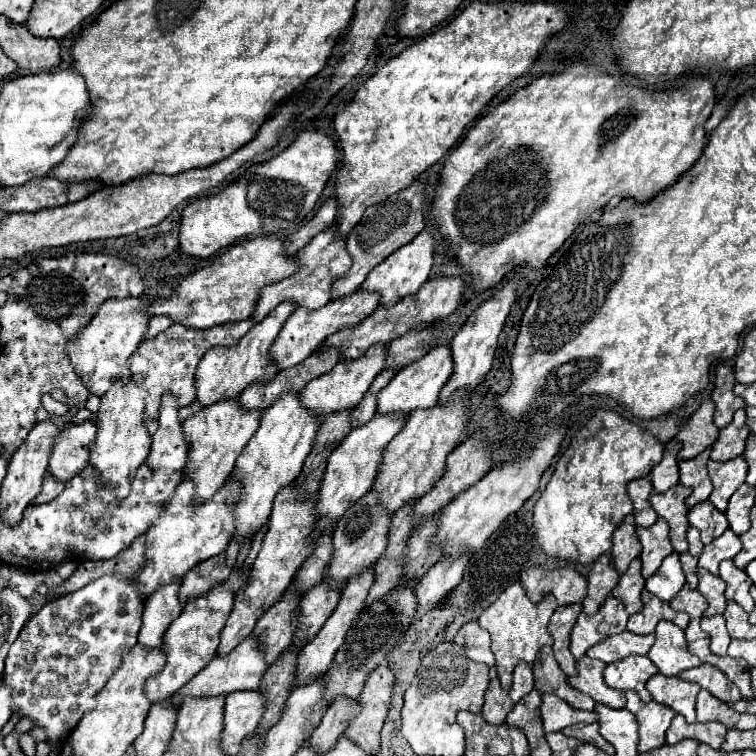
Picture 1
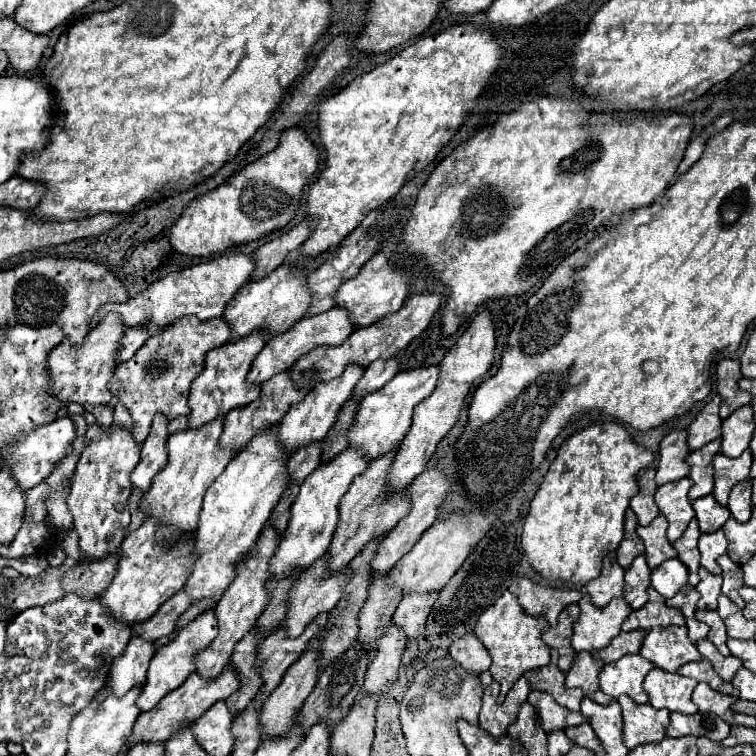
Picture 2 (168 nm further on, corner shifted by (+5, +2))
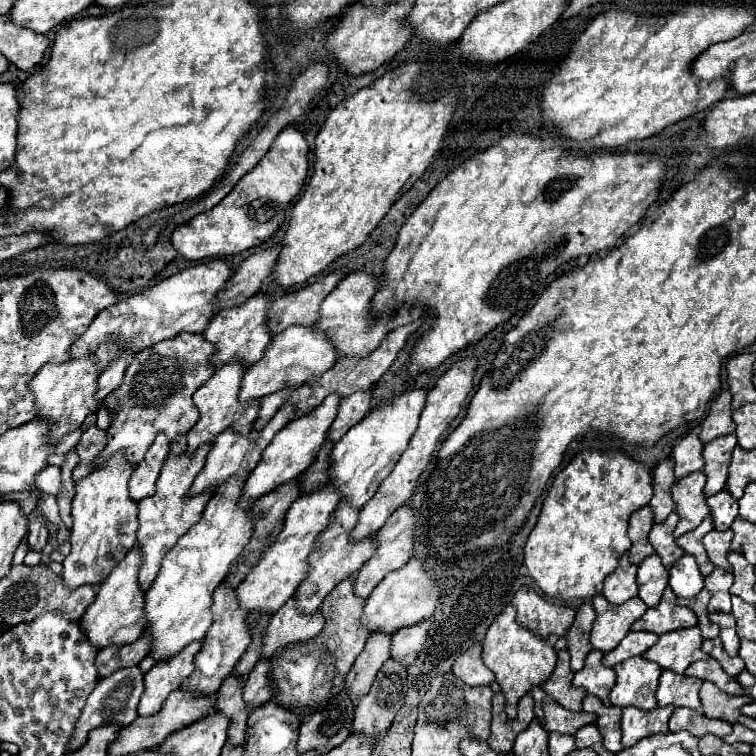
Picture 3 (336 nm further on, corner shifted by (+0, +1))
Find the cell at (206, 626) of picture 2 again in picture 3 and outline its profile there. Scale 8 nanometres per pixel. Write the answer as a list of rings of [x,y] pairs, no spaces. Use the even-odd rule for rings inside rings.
[[[194,641],[190,643],[182,653],[172,657],[170,661],[154,665],[146,675],[144,675],[144,693],[142,701],[138,705],[140,715],[154,715],[162,709],[164,699],[180,687],[180,683],[190,677],[194,671],[194,655],[200,651],[202,643]]]

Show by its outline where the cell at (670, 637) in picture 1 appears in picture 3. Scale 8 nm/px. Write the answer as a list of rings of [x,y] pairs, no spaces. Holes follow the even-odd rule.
[[[698,627],[664,633],[658,643],[644,653],[644,659],[654,661],[662,669],[670,669],[674,673],[684,673],[690,663],[708,657],[710,655],[702,651],[702,635]]]

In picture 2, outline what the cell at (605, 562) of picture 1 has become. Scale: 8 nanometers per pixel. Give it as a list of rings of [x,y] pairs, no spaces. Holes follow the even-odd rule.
[[[609,552],[603,558],[601,574],[585,586],[585,592],[591,596],[591,602],[601,608],[601,606],[607,606],[613,598],[621,596],[623,594],[623,574],[625,570],[621,570],[621,566],[617,564],[615,552]]]

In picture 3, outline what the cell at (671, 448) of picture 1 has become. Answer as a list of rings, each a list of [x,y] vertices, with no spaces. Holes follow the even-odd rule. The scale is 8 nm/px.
[[[692,429],[676,447],[674,447],[674,461],[676,461],[676,479],[682,479],[694,471],[700,471],[704,467],[704,457],[702,457],[702,449],[704,443],[698,439],[700,429]]]

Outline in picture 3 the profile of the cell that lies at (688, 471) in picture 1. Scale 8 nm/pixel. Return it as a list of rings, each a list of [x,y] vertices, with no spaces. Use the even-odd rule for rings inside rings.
[[[734,433],[716,437],[714,441],[704,445],[704,461],[706,461],[704,473],[708,477],[704,493],[708,497],[724,489],[724,485],[728,481],[728,465],[730,465],[730,457],[732,457],[734,447],[736,447]]]

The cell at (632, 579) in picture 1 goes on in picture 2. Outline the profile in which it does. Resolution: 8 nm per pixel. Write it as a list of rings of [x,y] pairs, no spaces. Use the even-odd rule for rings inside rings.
[[[637,556],[633,564],[625,570],[625,588],[623,598],[633,608],[639,610],[647,602],[647,588],[649,588],[649,576],[651,570],[645,562],[645,556]]]

